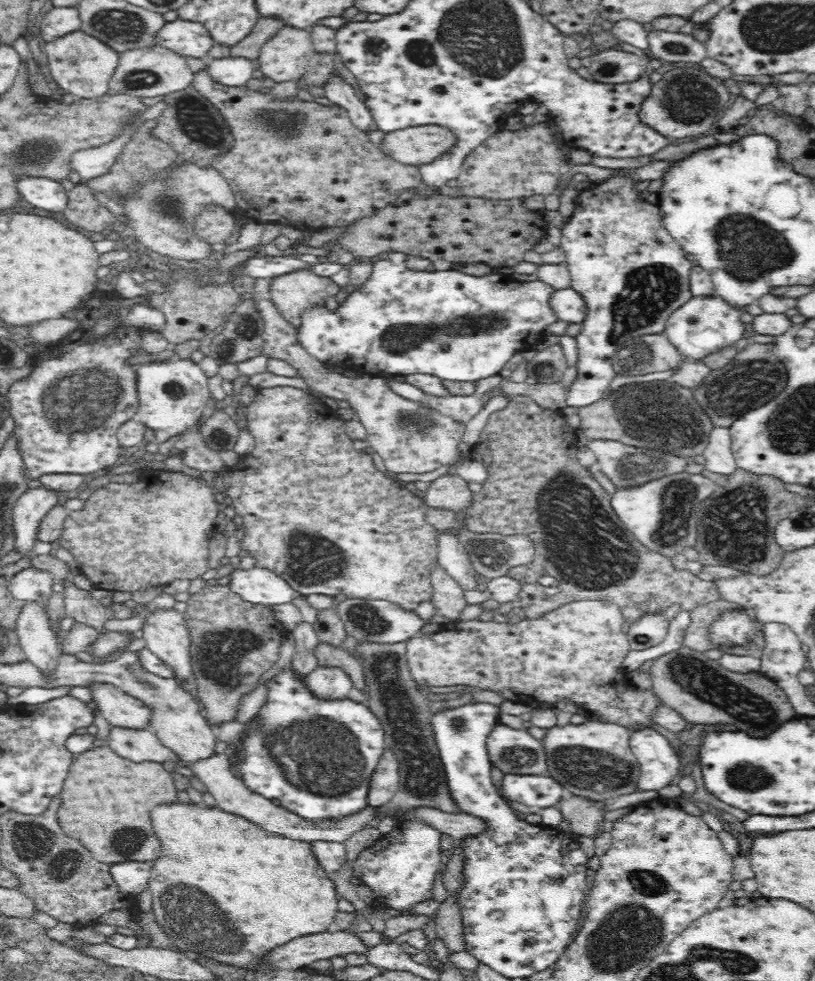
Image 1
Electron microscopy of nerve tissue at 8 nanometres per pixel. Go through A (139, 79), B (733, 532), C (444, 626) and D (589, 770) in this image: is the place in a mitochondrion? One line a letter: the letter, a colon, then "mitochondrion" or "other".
A: mitochondrion
B: mitochondrion
C: other
D: mitochondrion

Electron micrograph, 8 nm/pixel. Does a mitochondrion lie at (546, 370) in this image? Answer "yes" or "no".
yes

